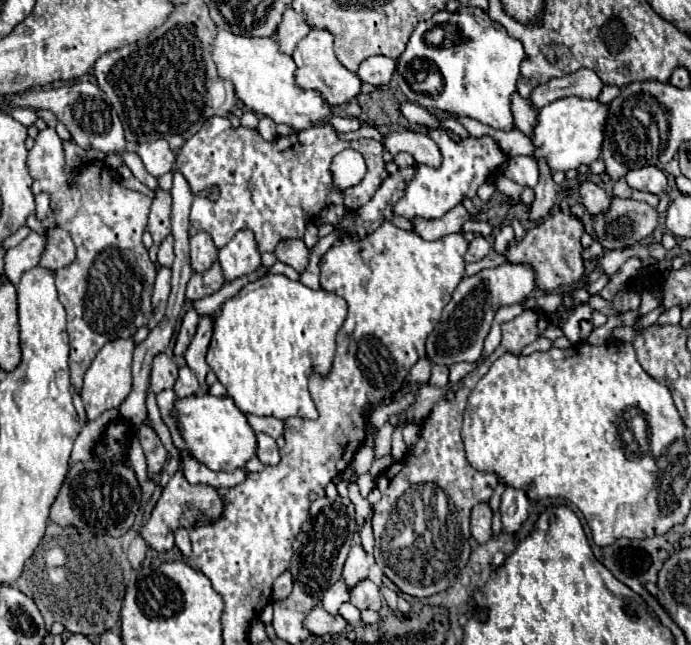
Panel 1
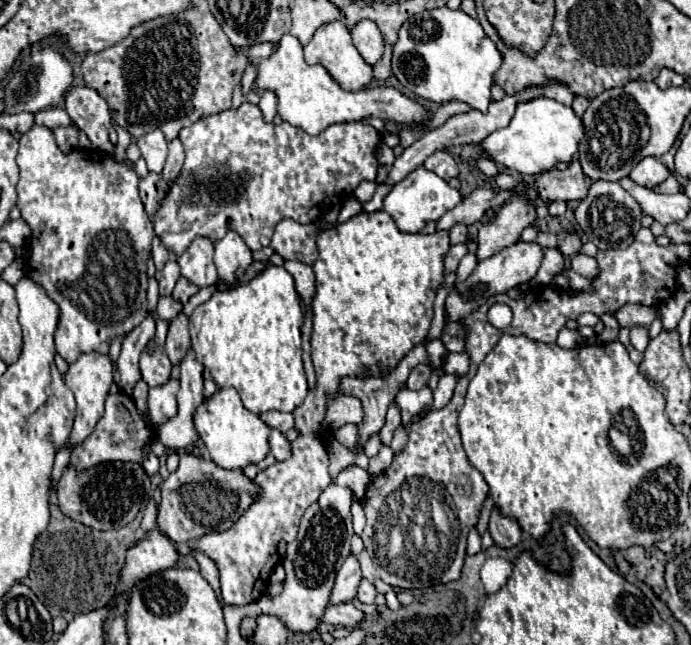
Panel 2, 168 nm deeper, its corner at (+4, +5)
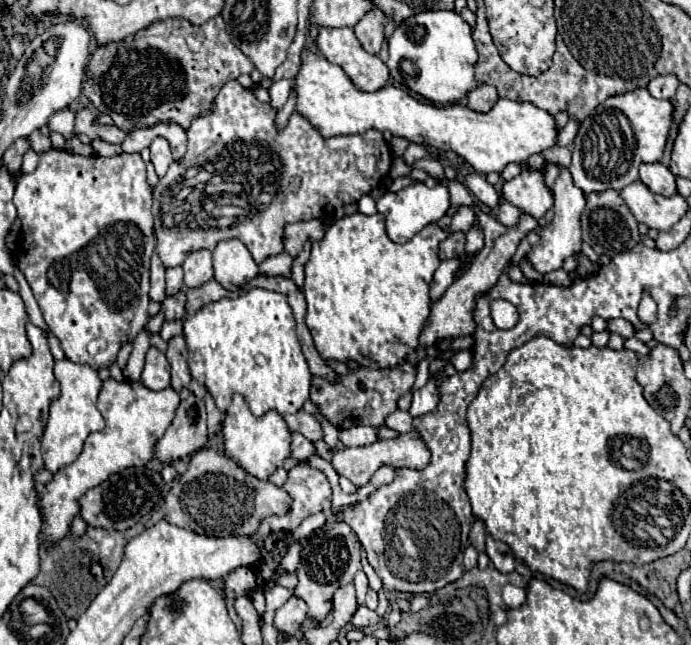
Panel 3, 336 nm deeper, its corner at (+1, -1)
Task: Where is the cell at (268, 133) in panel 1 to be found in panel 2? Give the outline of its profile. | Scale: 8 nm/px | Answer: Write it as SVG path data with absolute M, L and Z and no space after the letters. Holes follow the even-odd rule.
M264 91L262 97L260 97L258 107L262 109L264 119L270 123L270 121L276 117L276 95L274 95L272 91Z

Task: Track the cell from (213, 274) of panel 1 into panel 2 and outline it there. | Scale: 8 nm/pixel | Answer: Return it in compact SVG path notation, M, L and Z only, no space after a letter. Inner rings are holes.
M180 277L178 281L176 281L176 287L174 287L174 291L172 291L172 297L176 299L176 301L180 301L180 303L186 303L192 295L196 295L198 293L198 287L196 285L192 285L188 279L184 279L184 277Z

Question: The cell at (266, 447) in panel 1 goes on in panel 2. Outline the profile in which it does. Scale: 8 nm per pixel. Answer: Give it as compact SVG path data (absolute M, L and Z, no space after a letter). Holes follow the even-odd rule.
M272 429L270 433L270 453L278 459L278 461L284 461L292 455L292 445L290 441L284 437L282 431L278 429Z

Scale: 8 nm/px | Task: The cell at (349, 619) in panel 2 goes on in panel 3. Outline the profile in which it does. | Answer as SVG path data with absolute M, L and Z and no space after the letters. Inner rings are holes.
M361 605L361 607L357 607L357 611L355 611L353 619L351 619L351 625L359 627L359 629L371 629L371 627L377 627L379 621L381 619L377 617L375 611L371 611L365 605Z

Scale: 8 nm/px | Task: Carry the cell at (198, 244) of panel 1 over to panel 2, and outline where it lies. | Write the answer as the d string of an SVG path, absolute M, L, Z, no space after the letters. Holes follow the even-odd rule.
M204 237L194 239L190 247L176 259L182 269L182 277L186 277L198 287L214 285L218 281L218 273L216 273L212 255L214 255L212 241Z

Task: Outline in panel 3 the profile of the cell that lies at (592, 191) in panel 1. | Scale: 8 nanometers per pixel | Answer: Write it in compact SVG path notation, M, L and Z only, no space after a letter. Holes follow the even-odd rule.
M529 169L507 181L501 189L501 197L515 205L521 213L541 219L553 207L553 193L545 185L545 173Z

